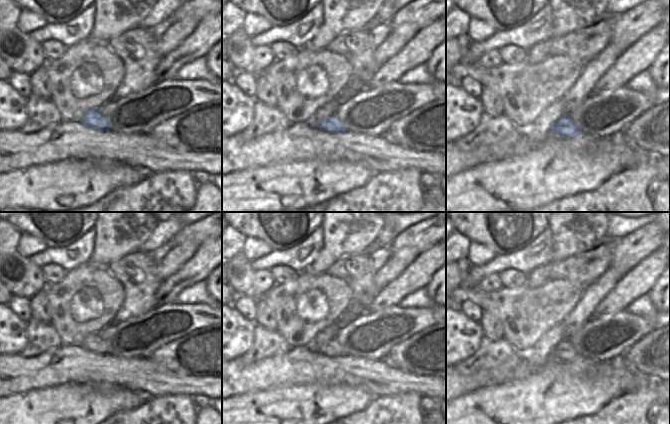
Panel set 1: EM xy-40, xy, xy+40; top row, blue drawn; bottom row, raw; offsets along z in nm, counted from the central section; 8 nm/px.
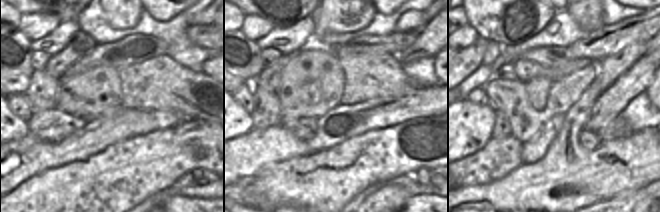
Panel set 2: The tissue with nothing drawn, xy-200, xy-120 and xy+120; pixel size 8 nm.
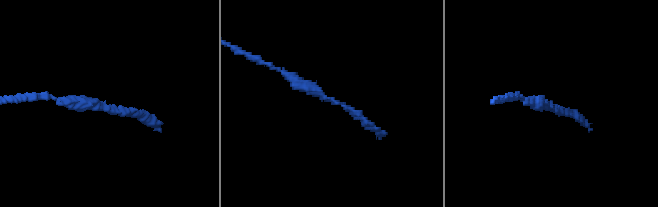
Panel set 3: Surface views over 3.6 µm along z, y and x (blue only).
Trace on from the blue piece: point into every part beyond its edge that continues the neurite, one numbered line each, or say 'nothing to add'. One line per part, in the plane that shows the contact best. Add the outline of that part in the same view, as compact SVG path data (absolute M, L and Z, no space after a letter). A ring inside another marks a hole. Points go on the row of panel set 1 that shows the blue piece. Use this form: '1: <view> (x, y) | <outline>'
nothing to add

